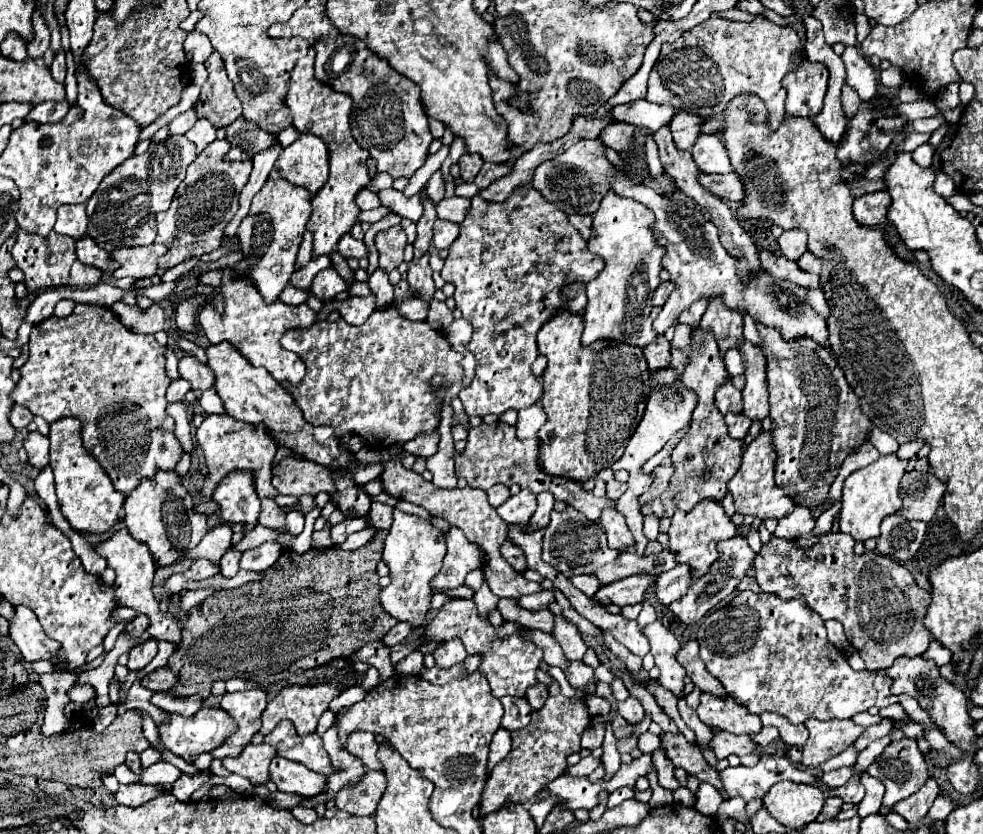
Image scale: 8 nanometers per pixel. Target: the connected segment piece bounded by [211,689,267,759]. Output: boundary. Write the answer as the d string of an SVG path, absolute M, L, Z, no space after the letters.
M249 689L241 693L225 693L221 699L221 709L231 713L231 717L239 723L239 729L235 735L231 735L229 743L217 747L211 755L215 759L223 759L229 755L239 755L239 751L251 743L253 733L261 727L261 713L267 703L265 691L261 689Z

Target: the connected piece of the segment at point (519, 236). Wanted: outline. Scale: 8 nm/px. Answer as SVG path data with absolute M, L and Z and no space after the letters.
M531 185L513 191L503 203L491 203L479 195L475 195L471 203L467 217L461 223L461 233L449 247L441 277L455 285L453 299L461 309L463 319L473 325L473 337L467 347L477 359L477 373L471 385L459 391L459 399L463 401L467 415L485 417L493 413L499 417L507 409L519 411L531 407L541 397L543 389L531 373L531 365L539 355L535 335L557 309L583 313L587 303L585 287L603 271L603 259L589 253L587 241L571 227L567 215L545 201Z

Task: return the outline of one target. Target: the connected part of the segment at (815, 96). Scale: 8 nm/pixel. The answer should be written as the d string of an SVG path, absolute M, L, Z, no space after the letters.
M807 57L795 59L795 71L789 71L783 77L783 89L787 91L787 113L803 117L817 115L823 107L827 75L829 71L823 65L811 63Z

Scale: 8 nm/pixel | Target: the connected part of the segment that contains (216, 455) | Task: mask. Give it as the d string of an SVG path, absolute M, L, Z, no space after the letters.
M227 413L221 415L207 415L205 421L197 429L197 441L205 453L209 479L203 485L203 495L211 495L219 479L235 469L249 469L255 475L255 491L259 497L275 497L277 491L271 485L271 461L277 451L277 443L265 435L265 425L251 425L229 417Z

